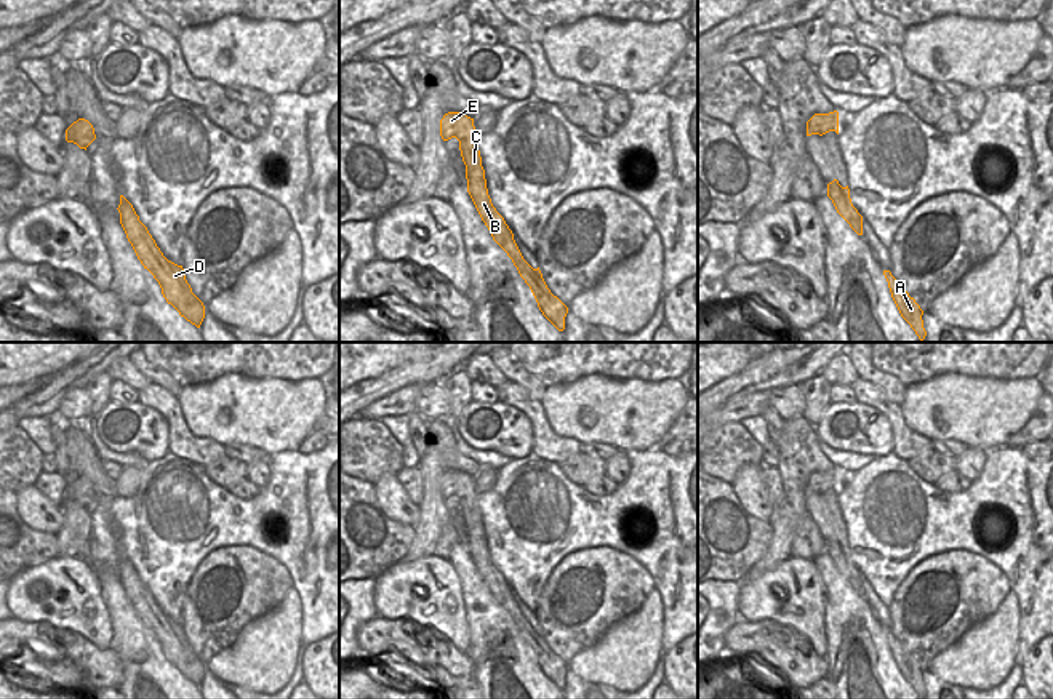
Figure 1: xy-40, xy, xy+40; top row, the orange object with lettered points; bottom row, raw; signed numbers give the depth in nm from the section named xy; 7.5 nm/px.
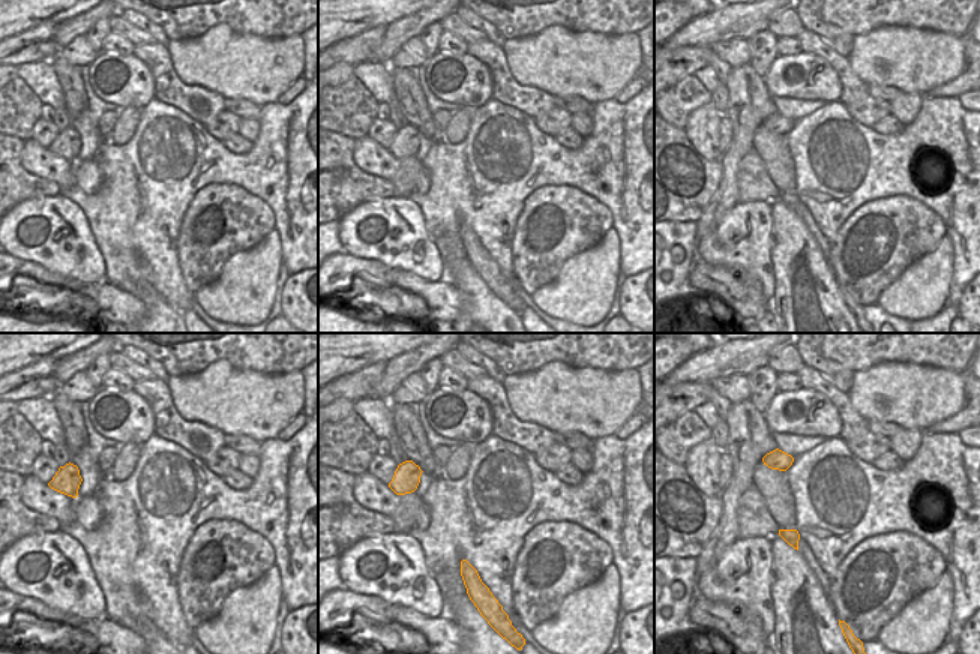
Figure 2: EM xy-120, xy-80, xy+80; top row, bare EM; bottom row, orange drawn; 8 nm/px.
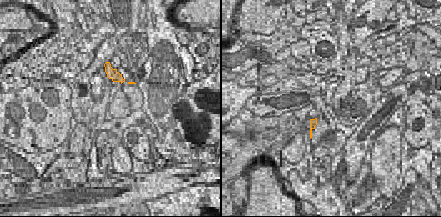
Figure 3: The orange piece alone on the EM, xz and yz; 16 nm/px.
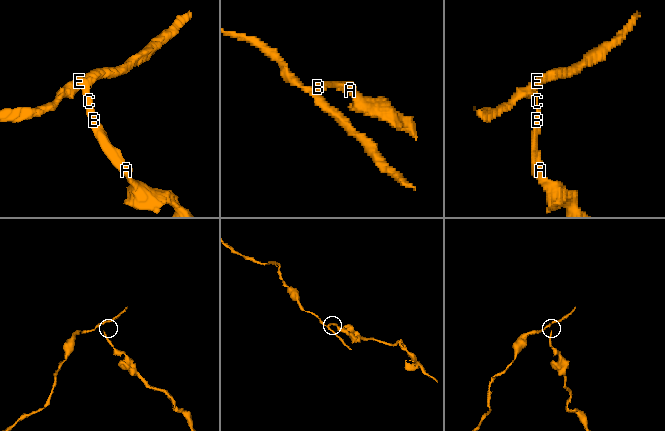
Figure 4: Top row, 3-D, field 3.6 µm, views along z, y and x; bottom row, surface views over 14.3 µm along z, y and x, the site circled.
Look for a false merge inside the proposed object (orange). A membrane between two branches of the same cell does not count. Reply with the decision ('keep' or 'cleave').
cleave

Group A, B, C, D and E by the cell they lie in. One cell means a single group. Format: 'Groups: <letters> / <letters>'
Groups: A B C D / E.

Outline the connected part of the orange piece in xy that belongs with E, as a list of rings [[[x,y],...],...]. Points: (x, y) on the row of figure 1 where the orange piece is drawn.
[[[448,112],[440,120],[440,136],[443,141],[451,138],[459,139],[477,139],[474,118],[461,112]]]

